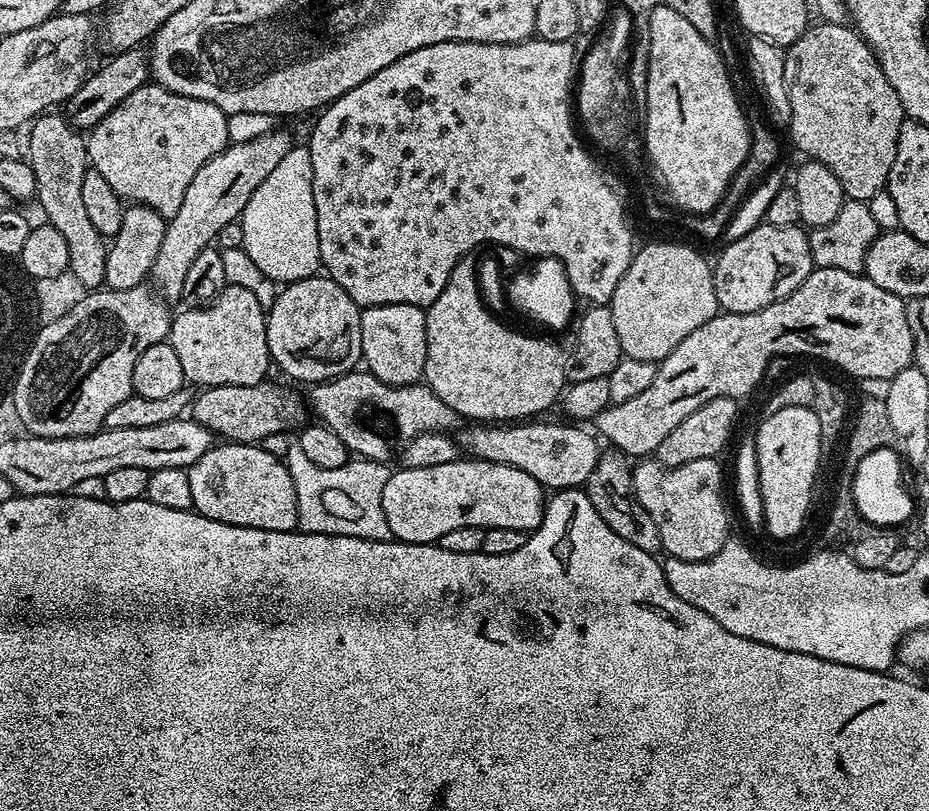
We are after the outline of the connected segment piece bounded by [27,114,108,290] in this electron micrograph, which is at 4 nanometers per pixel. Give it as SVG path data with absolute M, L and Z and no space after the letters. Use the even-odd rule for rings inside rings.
M41 114L31 121L33 129L30 133L30 150L27 162L34 170L35 199L40 200L41 206L44 207L44 212L48 215L45 216L47 223L52 224L54 230L58 230L58 234L62 234L62 238L66 238L66 247L70 249L68 272L72 274L84 290L96 290L104 284L108 244L105 237L100 236L98 230L94 230L94 225L90 223L90 218L86 215L86 205L82 202L82 178L90 170L88 145L85 137L73 128L63 115L61 115L62 117L52 115L56 114Z

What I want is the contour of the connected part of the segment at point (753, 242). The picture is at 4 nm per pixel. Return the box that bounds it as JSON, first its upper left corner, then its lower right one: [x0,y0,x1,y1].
[712,223,812,314]

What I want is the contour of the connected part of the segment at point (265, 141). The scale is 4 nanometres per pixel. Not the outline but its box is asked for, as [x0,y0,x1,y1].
[150,130,293,301]

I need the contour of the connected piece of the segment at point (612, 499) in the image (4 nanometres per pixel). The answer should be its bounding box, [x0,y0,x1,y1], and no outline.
[584,449,661,554]

